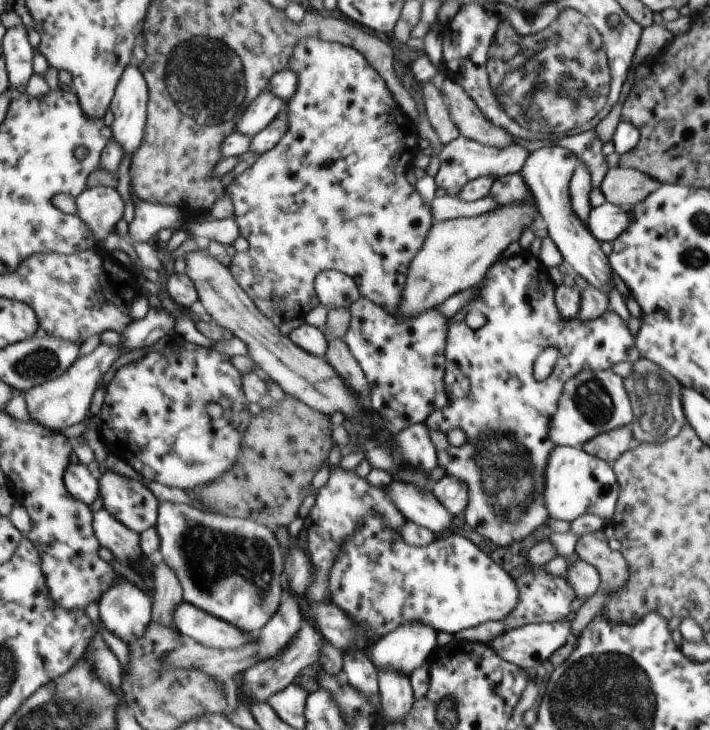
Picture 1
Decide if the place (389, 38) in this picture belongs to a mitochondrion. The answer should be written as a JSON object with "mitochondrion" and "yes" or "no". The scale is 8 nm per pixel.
{"mitochondrion":"no"}

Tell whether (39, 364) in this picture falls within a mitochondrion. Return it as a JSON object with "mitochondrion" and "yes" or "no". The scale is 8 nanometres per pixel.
{"mitochondrion":"yes"}

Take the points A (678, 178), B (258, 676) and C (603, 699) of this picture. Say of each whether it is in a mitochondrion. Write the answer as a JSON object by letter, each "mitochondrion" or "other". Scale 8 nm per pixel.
{"A":"other","B":"other","C":"mitochondrion"}

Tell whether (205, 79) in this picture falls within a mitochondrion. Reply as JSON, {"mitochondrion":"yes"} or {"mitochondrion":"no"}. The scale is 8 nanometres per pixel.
{"mitochondrion":"yes"}

